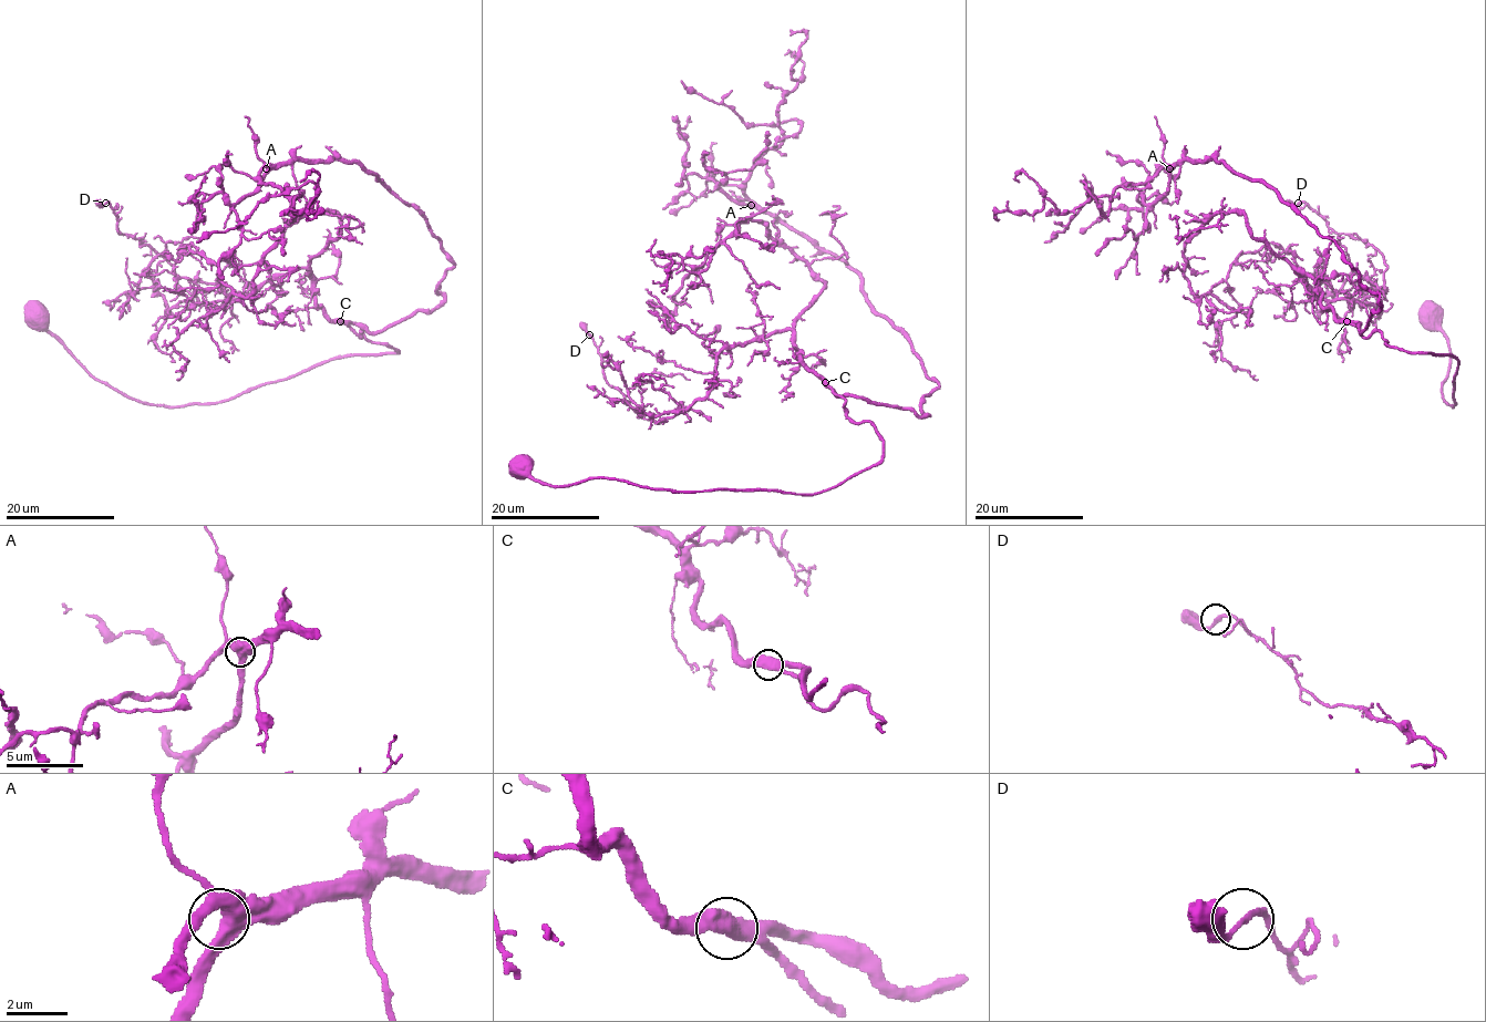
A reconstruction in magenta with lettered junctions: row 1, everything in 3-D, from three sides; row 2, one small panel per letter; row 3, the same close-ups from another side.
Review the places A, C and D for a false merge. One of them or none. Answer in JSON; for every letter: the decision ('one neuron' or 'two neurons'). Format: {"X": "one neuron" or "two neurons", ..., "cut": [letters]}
{"A": "one neuron", "C": "one neuron", "D": "one neuron", "cut": []}

